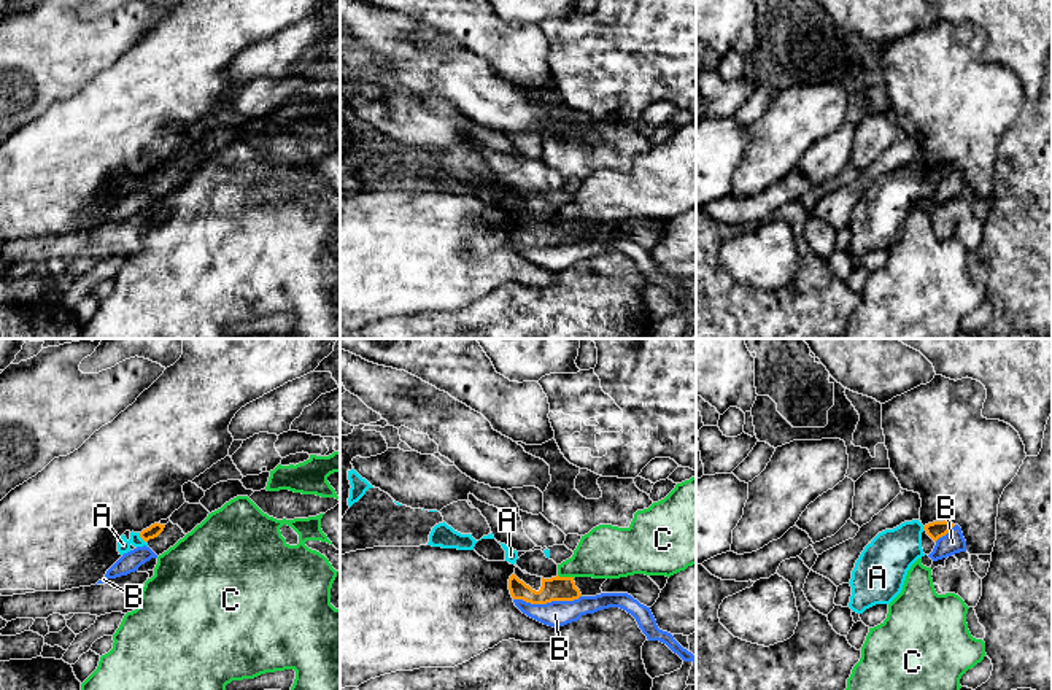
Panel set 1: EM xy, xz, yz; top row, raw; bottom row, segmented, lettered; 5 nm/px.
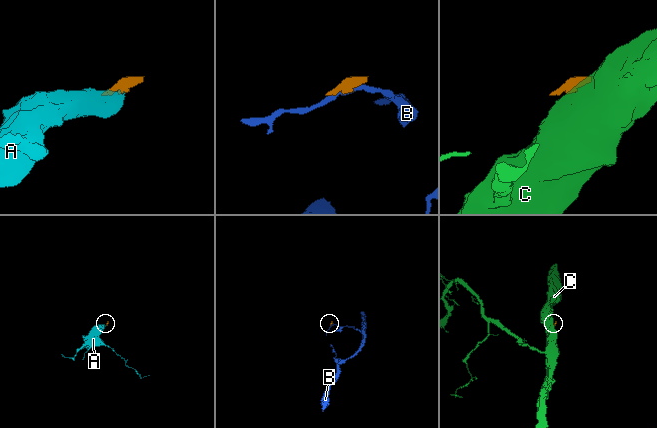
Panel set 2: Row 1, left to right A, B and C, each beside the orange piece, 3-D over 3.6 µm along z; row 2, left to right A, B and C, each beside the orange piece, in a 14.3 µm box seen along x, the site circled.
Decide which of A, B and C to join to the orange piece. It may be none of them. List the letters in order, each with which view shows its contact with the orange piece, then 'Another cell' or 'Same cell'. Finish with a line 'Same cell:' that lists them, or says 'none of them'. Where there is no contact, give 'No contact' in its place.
A: Touches orange in xy. Same cell
B: Touches orange in xz. Another cell
C: Touches orange in xz. Another cell
Same cell: A

